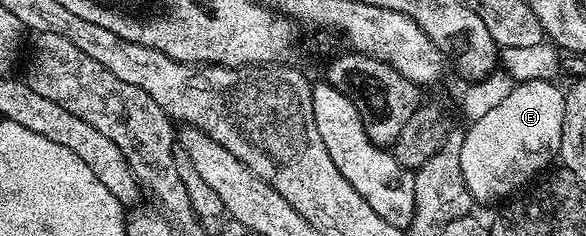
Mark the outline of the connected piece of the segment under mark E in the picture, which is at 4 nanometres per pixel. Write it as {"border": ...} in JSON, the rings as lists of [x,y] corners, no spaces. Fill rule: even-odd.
{"border":[[[547,80],[517,83],[502,104],[474,120],[469,131],[464,132],[460,168],[476,202],[491,203],[514,196],[538,178],[553,159],[556,160],[562,145],[566,113],[566,94],[556,85]]]}

